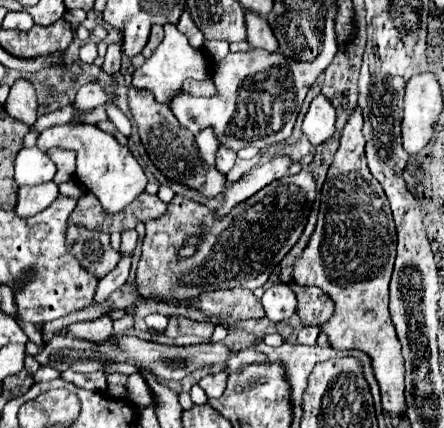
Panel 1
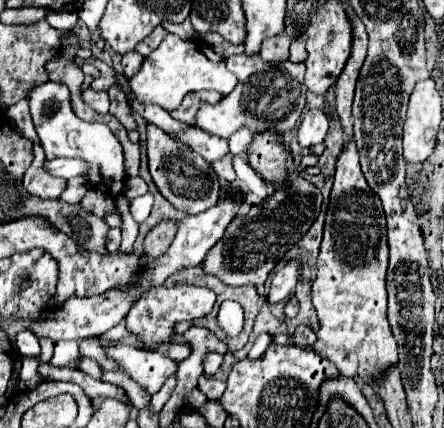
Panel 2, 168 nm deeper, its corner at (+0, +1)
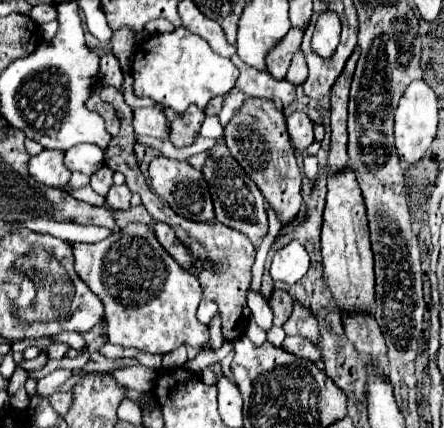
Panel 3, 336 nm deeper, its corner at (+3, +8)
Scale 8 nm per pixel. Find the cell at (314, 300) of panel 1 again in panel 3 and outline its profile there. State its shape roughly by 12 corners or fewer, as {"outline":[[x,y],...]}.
{"outline":[[273,290],[269,306],[273,324],[283,326],[293,312],[293,298],[285,290]]}

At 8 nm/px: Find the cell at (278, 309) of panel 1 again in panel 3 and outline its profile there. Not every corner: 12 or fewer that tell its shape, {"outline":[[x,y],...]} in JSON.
{"outline":[[297,240],[277,250],[273,282],[295,284],[309,270],[309,254]]}

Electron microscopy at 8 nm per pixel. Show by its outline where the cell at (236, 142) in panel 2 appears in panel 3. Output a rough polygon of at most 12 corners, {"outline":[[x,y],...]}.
{"outline":[[235,88],[225,98],[225,110],[219,116],[227,126],[239,114],[245,102]]}

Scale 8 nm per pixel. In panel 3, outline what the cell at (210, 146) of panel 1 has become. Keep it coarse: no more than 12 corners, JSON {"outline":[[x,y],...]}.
{"outline":[[109,52],[101,58],[99,78],[123,92],[123,76],[117,58]]}

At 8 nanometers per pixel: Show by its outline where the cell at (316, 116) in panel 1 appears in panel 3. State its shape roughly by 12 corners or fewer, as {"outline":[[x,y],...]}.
{"outline":[[305,112],[287,116],[287,130],[297,150],[313,142],[313,120]]}

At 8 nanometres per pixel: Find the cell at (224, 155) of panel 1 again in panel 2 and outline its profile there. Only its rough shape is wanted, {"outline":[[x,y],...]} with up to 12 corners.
{"outline":[[198,127],[172,137],[208,163],[228,155],[228,141]]}

